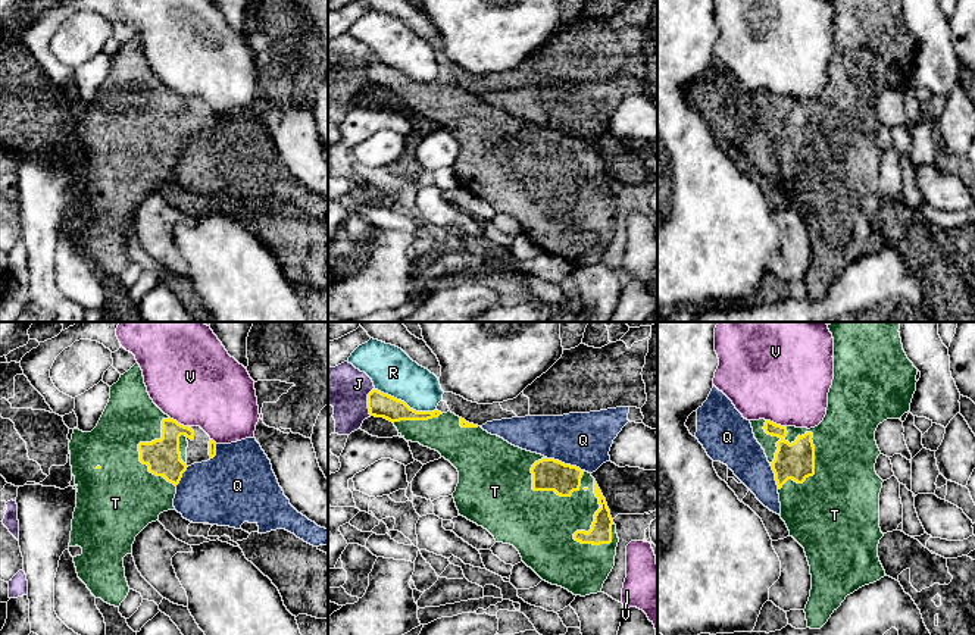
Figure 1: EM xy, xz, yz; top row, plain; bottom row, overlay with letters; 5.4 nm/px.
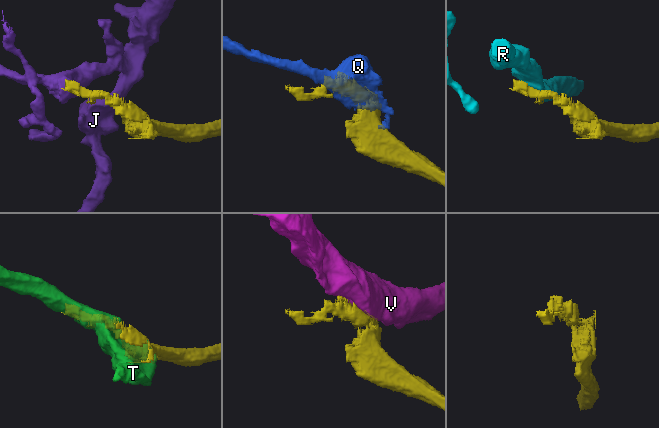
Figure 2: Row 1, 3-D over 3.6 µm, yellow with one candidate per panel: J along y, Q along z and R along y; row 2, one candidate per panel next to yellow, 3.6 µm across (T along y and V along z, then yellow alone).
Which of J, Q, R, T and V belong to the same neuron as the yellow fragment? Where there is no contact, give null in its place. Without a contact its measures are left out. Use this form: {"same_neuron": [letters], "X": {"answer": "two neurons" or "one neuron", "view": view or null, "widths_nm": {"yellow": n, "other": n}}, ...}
{"same_neuron": ["T"], "J": {"answer": "two neurons", "view": "xz", "widths_nm": {"yellow": 140, "other": 240}}, "Q": {"answer": "two neurons", "view": "xz", "widths_nm": {"yellow": 180, "other": 300}}, "R": {"answer": "two neurons", "view": "xz", "widths_nm": {"yellow": 140, "other": 240}}, "T": {"answer": "one neuron", "view": "yz", "widths_nm": {"yellow": 200, "other": 340}}, "V": {"answer": "two neurons", "view": "yz", "widths_nm": {"yellow": 200, "other": 480}}}

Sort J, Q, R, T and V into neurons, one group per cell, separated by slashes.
J / Q / R / T / V

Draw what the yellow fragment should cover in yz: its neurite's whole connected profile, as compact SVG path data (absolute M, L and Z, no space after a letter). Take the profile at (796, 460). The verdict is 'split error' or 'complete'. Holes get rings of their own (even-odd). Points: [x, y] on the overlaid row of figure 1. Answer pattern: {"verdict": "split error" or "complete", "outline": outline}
{"verdict": "split error", "outline": "M832 322L834 379L828 392L824 420L815 428L781 426L771 420L750 420L754 438L765 450L778 485L781 519L790 537L803 548L810 566L812 589L804 613L807 628L821 629L847 595L885 576L878 557L878 544L884 537L879 528L879 492L882 479L875 472L881 454L875 431L887 419L901 419L910 410L916 391L918 369L907 359L901 338L901 322Z"}

